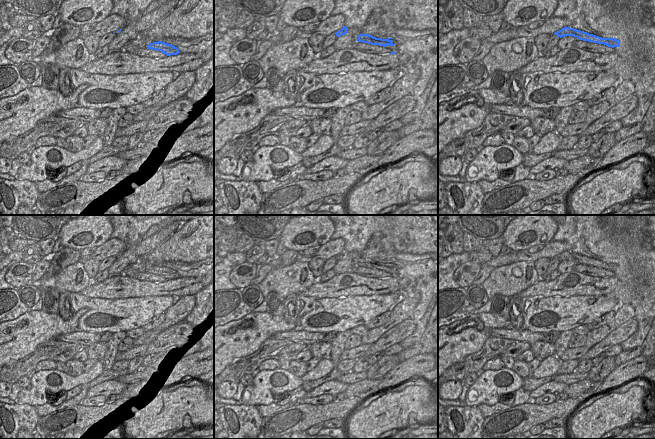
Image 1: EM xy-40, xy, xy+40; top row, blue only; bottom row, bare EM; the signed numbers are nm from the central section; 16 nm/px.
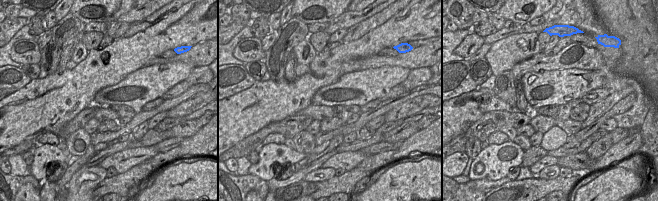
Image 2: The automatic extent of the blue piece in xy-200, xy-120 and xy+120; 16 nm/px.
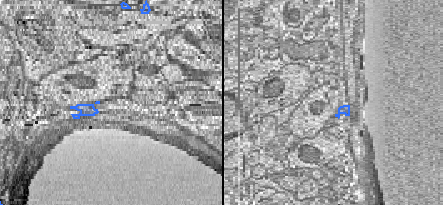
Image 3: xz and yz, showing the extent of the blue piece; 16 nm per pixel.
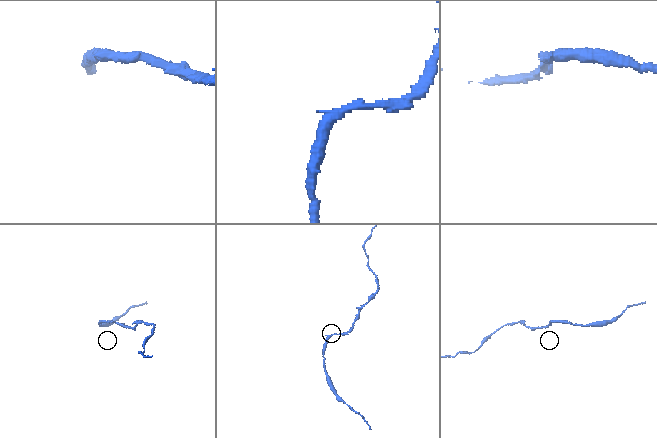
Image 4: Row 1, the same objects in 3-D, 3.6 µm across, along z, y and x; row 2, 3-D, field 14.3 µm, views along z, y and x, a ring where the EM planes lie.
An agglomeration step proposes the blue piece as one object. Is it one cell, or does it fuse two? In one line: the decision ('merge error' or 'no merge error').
no merge error

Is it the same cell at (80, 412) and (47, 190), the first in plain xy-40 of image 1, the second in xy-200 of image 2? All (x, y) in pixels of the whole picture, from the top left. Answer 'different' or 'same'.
different

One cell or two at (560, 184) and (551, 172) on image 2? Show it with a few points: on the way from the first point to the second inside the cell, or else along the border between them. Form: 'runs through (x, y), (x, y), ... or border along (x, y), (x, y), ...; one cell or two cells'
border along (558, 175), (552, 179), (540, 179), (535, 176); two cells

